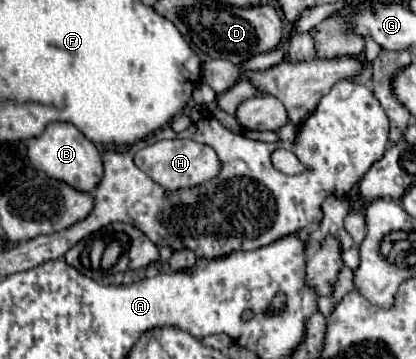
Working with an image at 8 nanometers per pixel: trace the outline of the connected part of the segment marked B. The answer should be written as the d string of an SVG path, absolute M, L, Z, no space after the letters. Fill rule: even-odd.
M51 123L43 135L35 137L29 141L27 145L27 155L29 155L29 163L31 167L43 171L47 177L63 181L67 185L71 185L77 191L83 193L91 193L97 189L97 185L101 183L103 177L103 165L101 165L101 153L97 151L97 147L87 141L87 137L83 137L83 133L71 125L71 123Z

